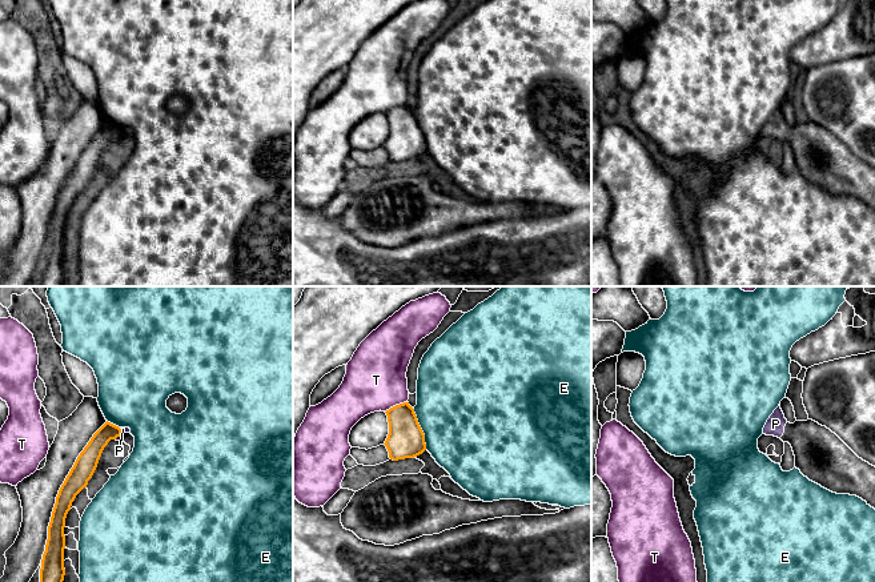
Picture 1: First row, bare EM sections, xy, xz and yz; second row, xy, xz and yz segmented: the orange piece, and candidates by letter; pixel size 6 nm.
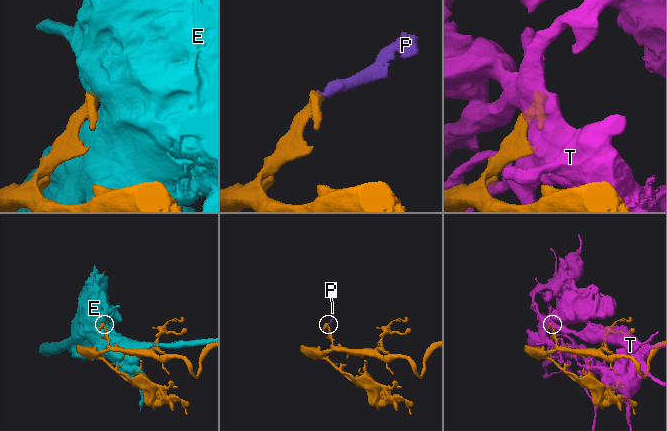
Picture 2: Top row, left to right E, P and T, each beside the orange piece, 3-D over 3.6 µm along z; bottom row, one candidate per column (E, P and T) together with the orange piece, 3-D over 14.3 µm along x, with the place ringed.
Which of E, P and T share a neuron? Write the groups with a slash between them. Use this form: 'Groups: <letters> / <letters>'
Groups: E / P / T

